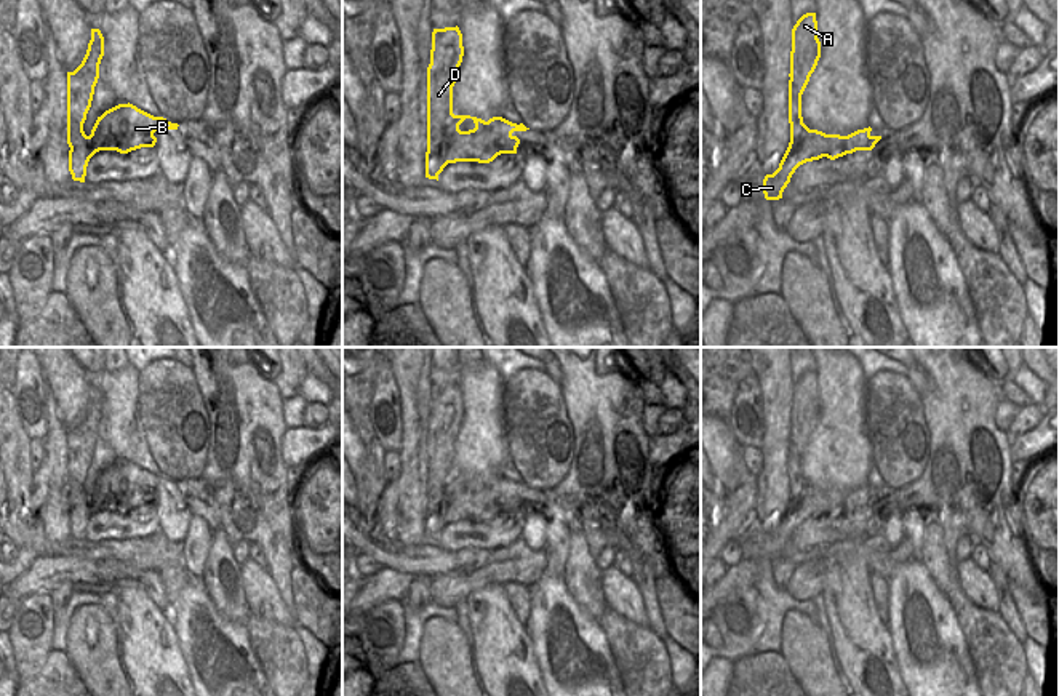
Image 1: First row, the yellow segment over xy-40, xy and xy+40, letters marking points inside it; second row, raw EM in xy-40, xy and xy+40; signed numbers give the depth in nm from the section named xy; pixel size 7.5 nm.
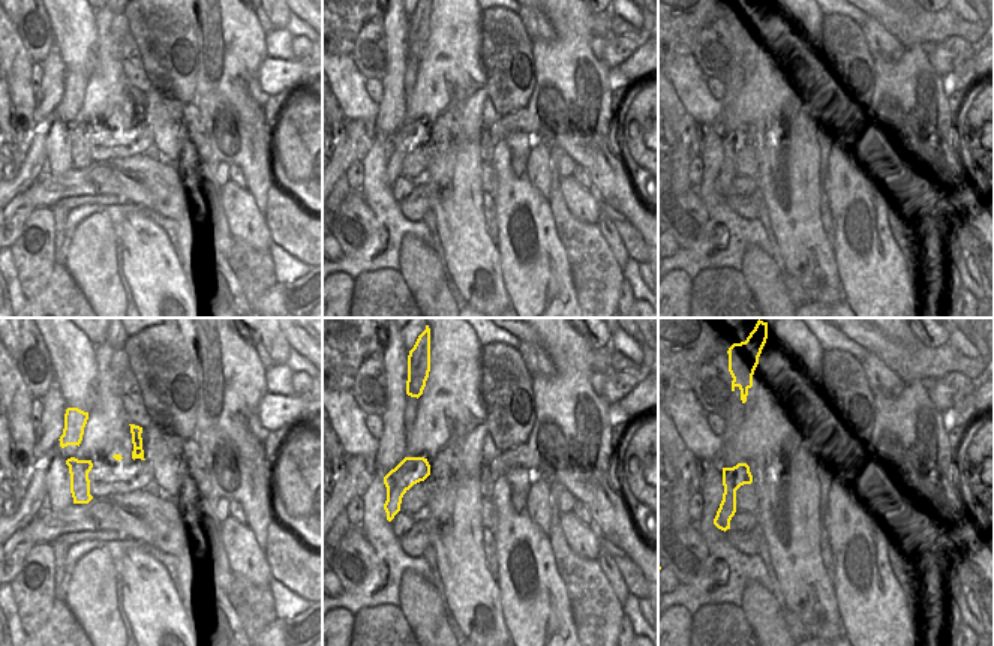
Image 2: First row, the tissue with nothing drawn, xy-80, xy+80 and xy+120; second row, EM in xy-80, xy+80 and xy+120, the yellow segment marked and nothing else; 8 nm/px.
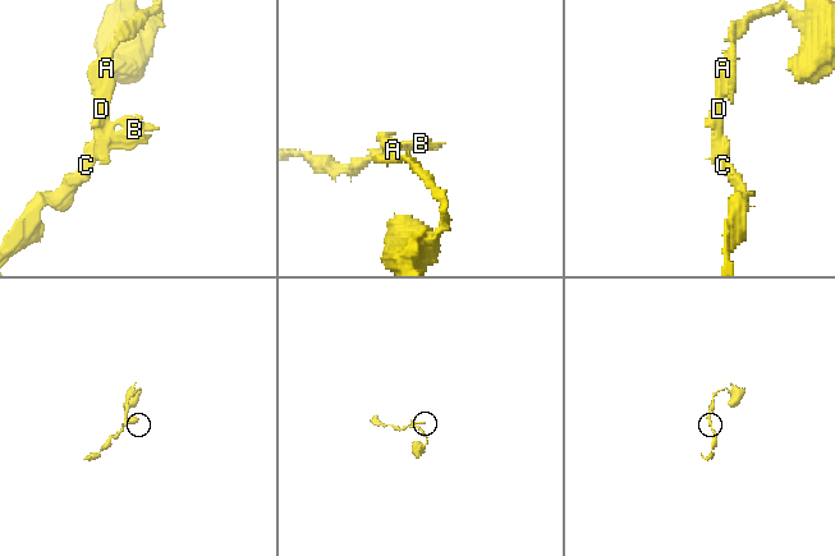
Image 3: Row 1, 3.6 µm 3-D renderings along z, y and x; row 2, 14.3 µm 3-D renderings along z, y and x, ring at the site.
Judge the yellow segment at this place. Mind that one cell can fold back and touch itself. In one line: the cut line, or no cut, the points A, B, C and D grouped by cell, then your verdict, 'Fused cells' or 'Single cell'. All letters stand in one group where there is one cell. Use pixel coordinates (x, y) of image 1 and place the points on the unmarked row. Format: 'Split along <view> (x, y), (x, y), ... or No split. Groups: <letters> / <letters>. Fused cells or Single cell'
Split along xy (461, 474), (455, 474), (450, 479), (447, 496), (431, 511). Groups: A D / B C. Fused cells.

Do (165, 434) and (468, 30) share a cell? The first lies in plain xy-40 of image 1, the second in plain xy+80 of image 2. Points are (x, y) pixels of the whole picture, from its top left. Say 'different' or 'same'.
different

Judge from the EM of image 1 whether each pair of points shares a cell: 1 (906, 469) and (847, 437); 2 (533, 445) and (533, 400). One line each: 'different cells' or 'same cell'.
1: different cells
2: same cell

